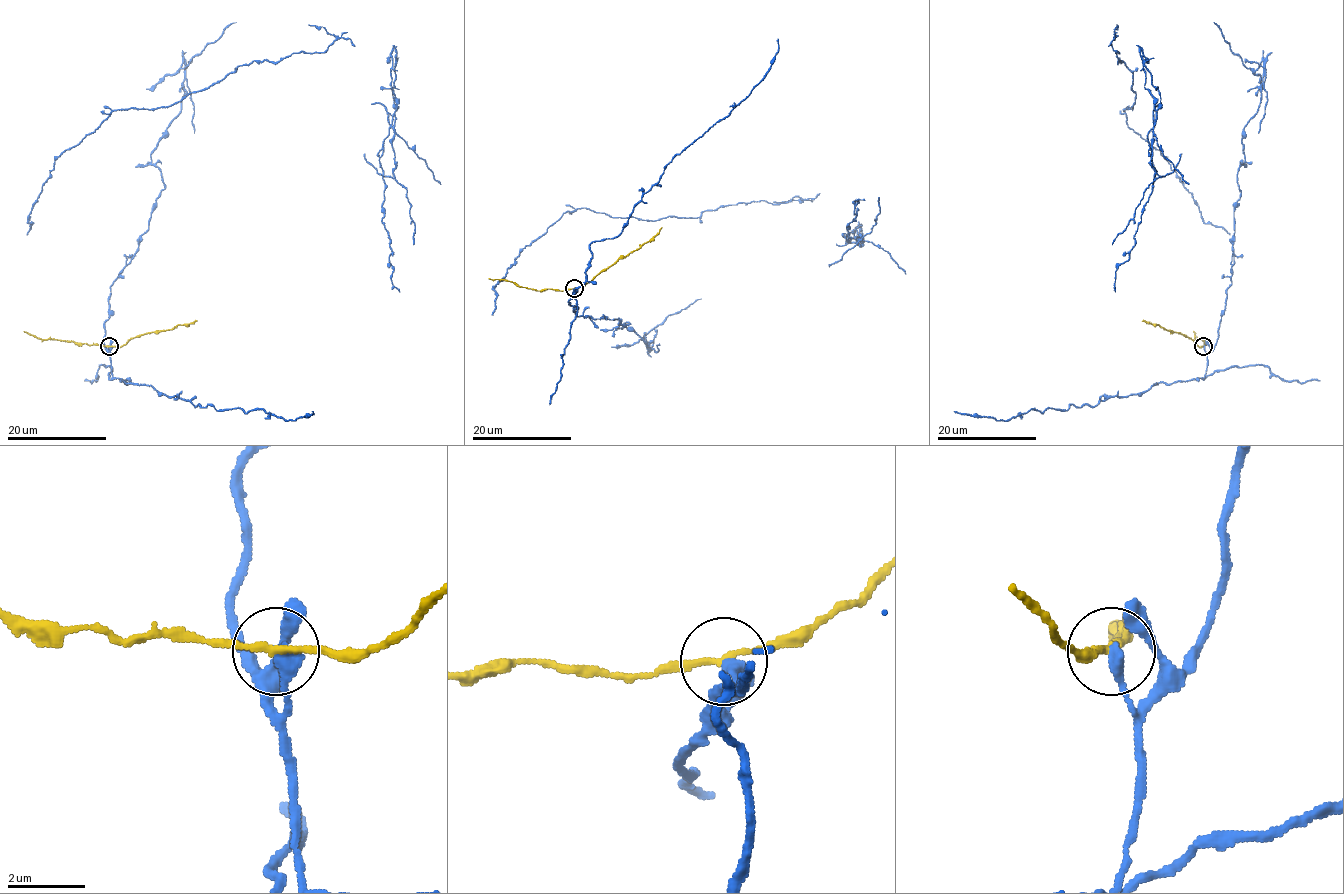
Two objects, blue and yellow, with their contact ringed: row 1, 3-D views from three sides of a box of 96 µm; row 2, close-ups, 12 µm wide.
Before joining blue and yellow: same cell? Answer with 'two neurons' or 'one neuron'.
two neurons

